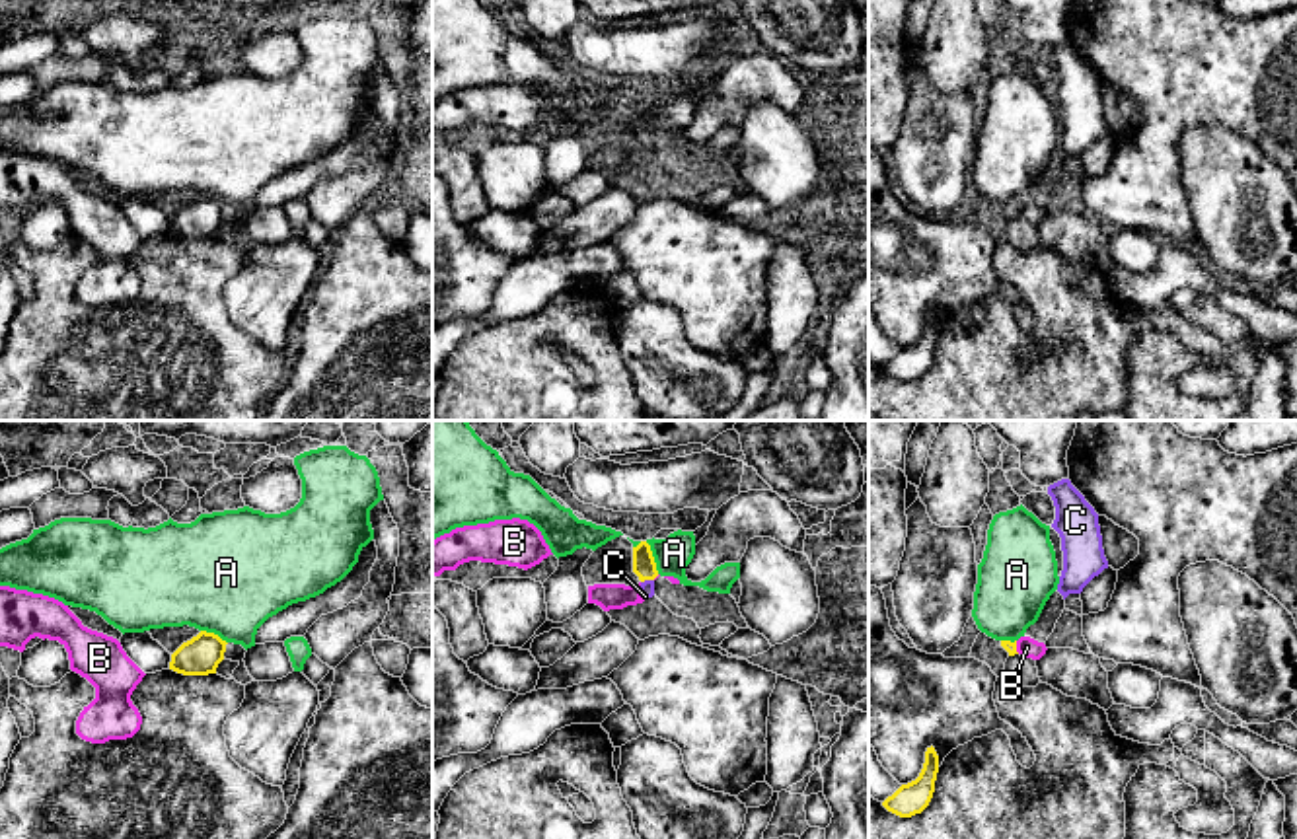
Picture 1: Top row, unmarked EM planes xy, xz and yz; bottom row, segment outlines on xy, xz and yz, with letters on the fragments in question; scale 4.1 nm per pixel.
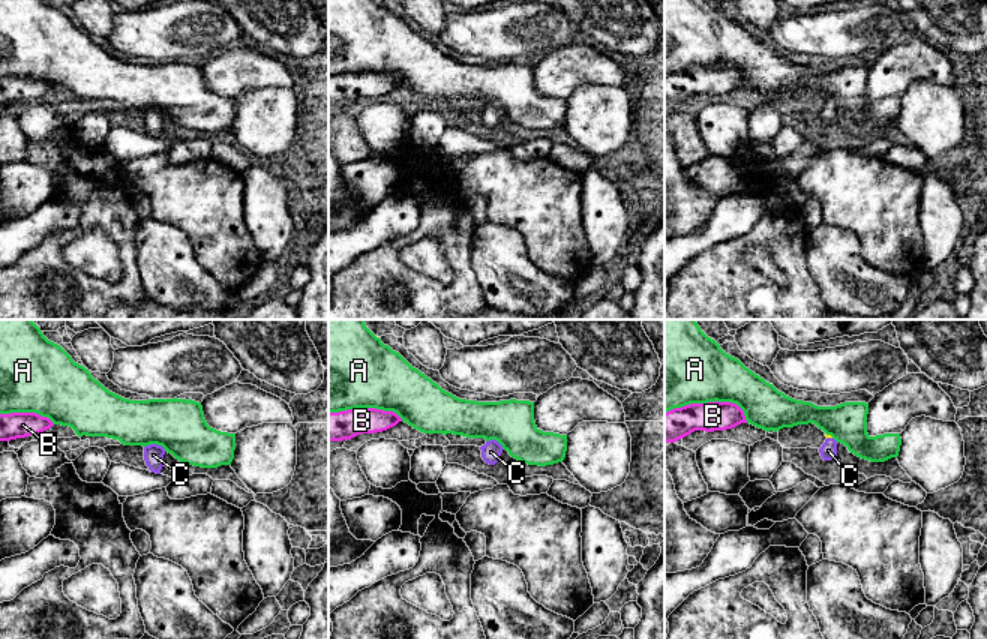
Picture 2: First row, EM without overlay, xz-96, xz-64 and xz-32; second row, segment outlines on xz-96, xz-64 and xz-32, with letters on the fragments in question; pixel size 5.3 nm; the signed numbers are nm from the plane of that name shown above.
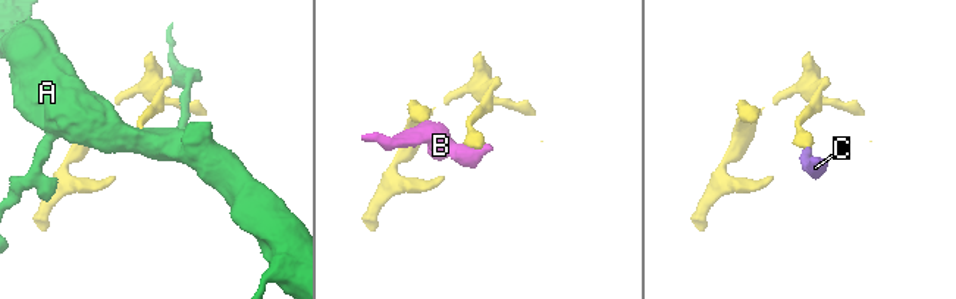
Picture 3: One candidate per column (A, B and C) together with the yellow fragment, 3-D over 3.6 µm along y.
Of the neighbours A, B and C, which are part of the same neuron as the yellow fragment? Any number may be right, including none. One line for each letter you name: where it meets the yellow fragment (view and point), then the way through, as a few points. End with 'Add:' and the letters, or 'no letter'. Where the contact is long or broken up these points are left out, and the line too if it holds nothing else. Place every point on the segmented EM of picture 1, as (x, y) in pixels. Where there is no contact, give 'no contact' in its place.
C: meets yellow in xz at (647, 579); runs through xz (643, 563), (647, 579), (647, 588)
Add: C

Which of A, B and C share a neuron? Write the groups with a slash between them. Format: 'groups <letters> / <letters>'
groups A / B / C

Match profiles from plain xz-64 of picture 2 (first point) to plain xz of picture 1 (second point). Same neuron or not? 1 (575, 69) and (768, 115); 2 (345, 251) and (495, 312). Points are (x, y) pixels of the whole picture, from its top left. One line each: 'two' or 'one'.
1: two
2: one

